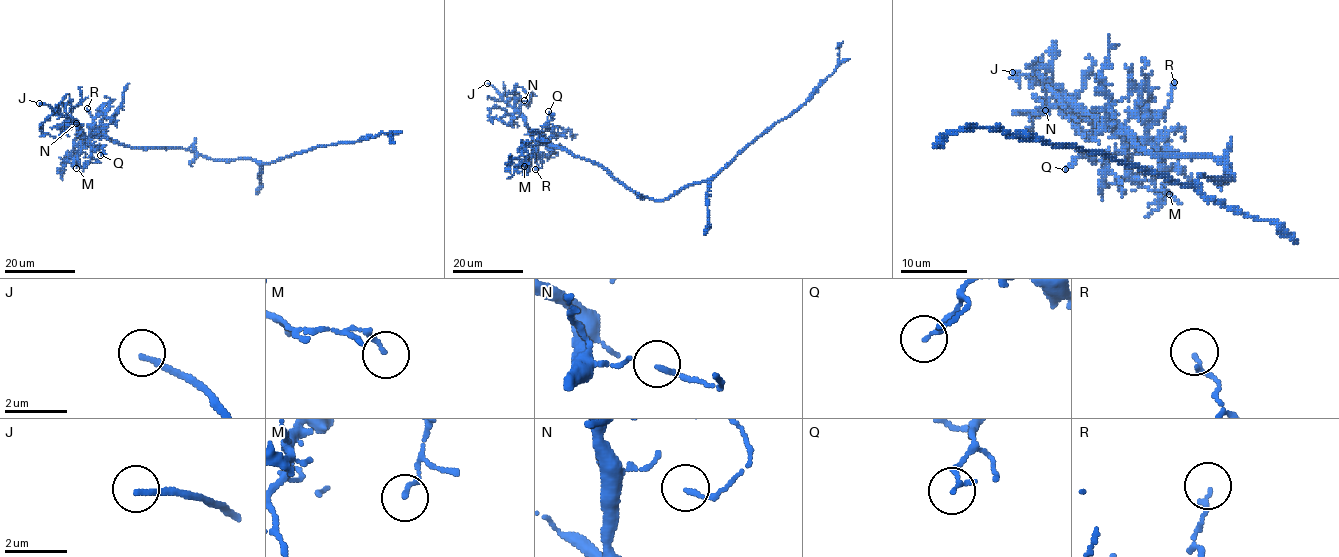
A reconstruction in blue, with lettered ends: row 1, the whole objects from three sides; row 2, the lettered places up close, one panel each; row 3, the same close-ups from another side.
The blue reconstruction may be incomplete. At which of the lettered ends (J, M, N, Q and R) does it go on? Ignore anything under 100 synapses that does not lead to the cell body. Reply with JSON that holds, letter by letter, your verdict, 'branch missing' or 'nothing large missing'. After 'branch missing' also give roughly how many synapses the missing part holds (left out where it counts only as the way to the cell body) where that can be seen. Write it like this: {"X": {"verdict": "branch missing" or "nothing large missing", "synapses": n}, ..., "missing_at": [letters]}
{"J": {"verdict": "branch missing"}, "M": {"verdict": "nothing large missing"}, "N": {"verdict": "nothing large missing"}, "Q": {"verdict": "nothing large missing"}, "R": {"verdict": "nothing large missing"}, "missing_at": ["J"]}

